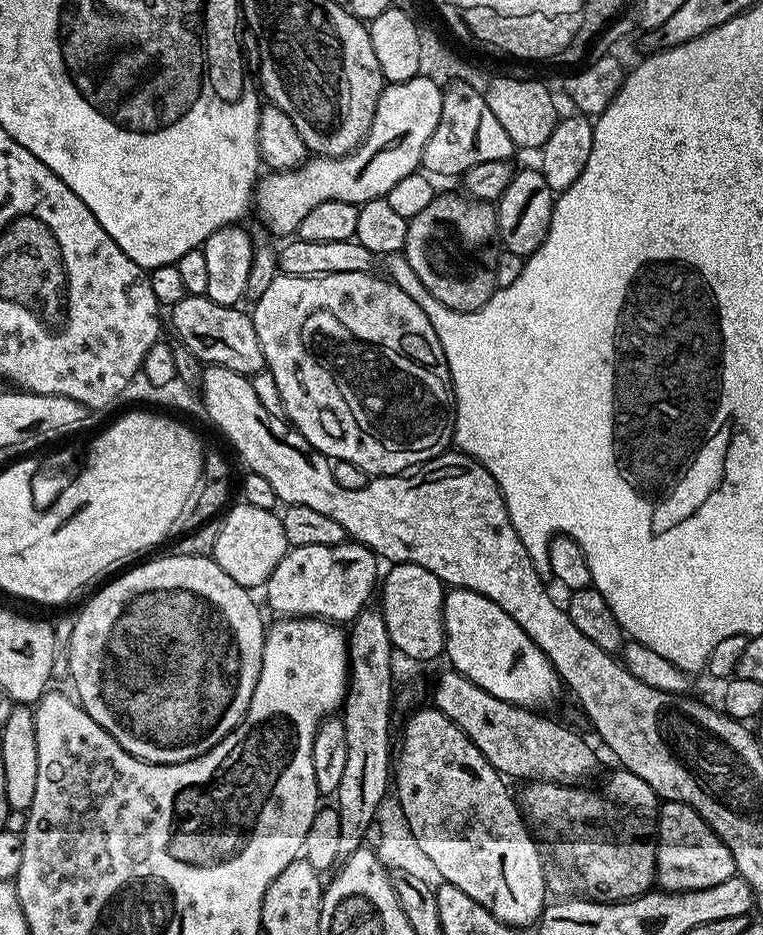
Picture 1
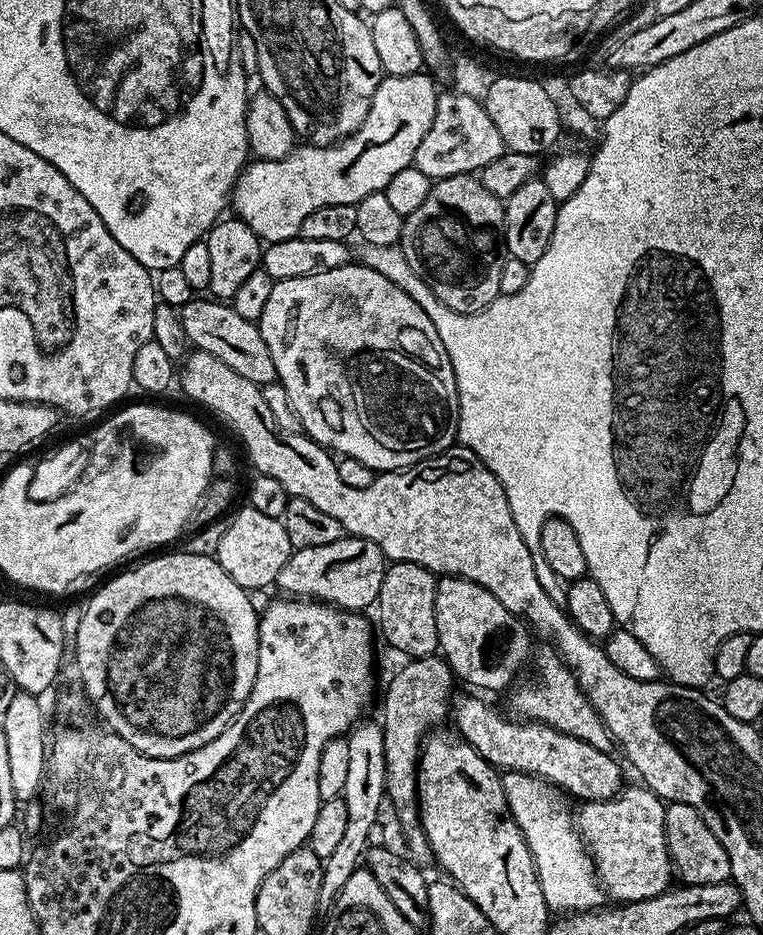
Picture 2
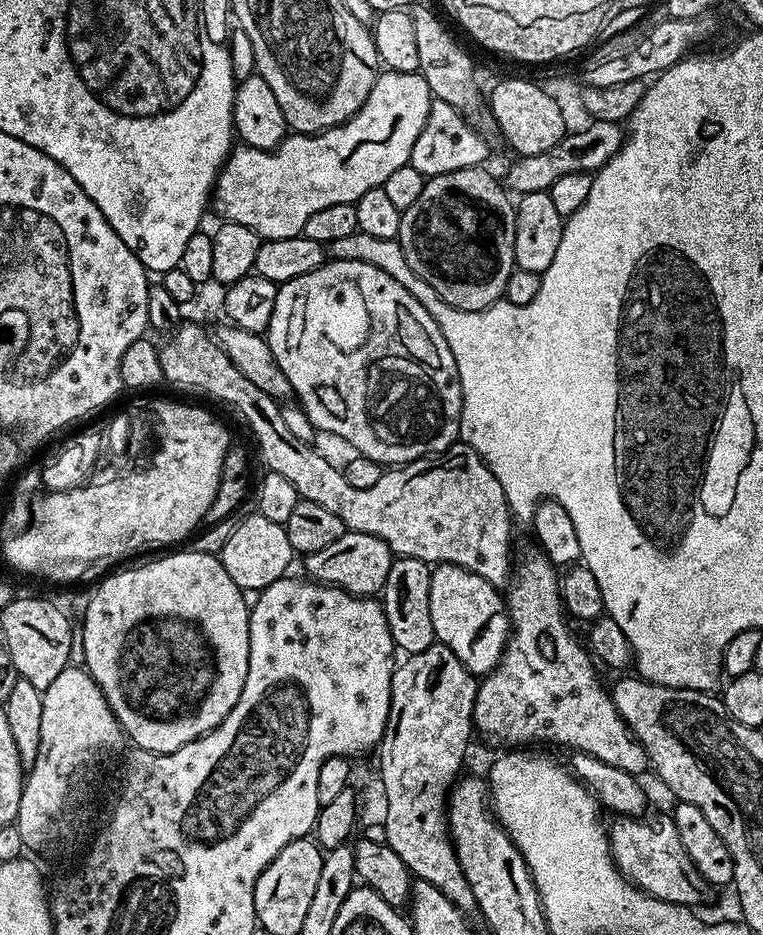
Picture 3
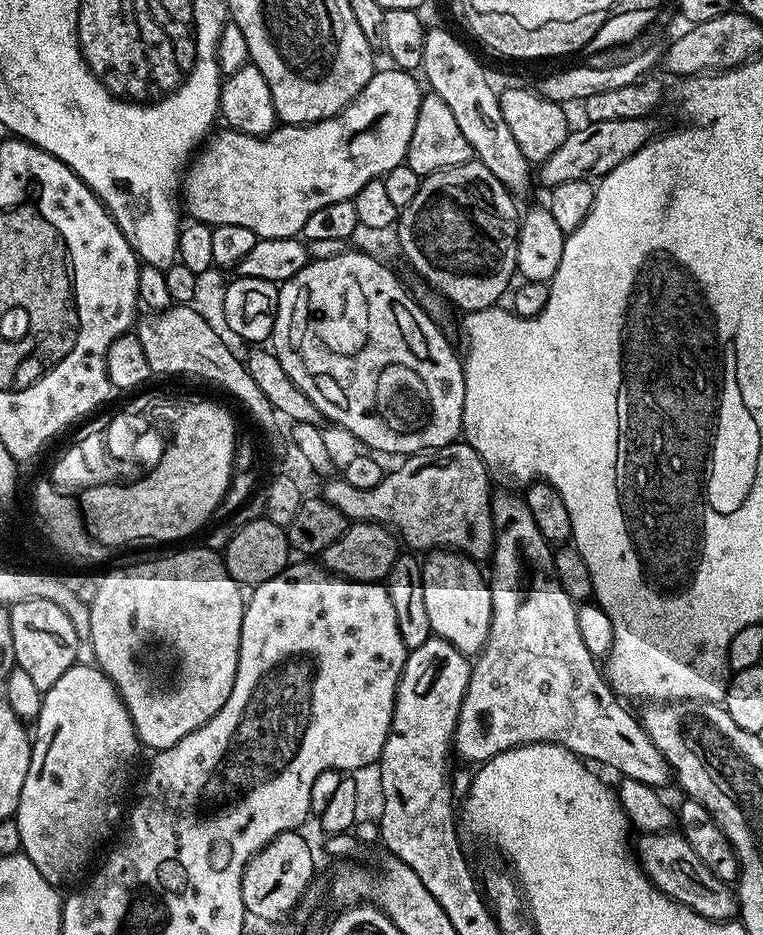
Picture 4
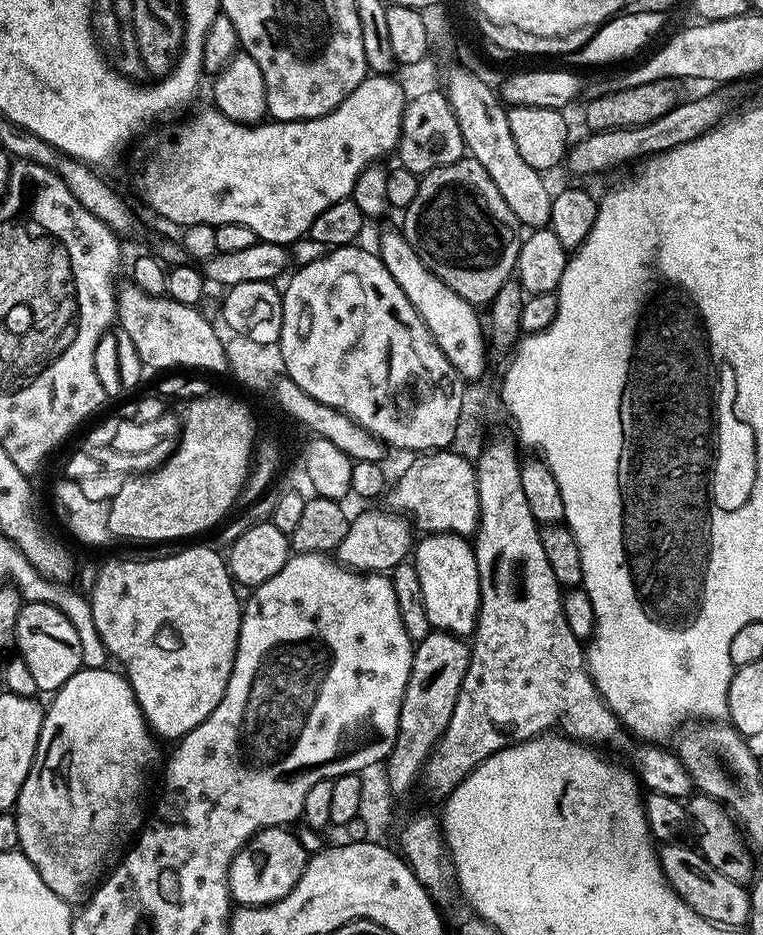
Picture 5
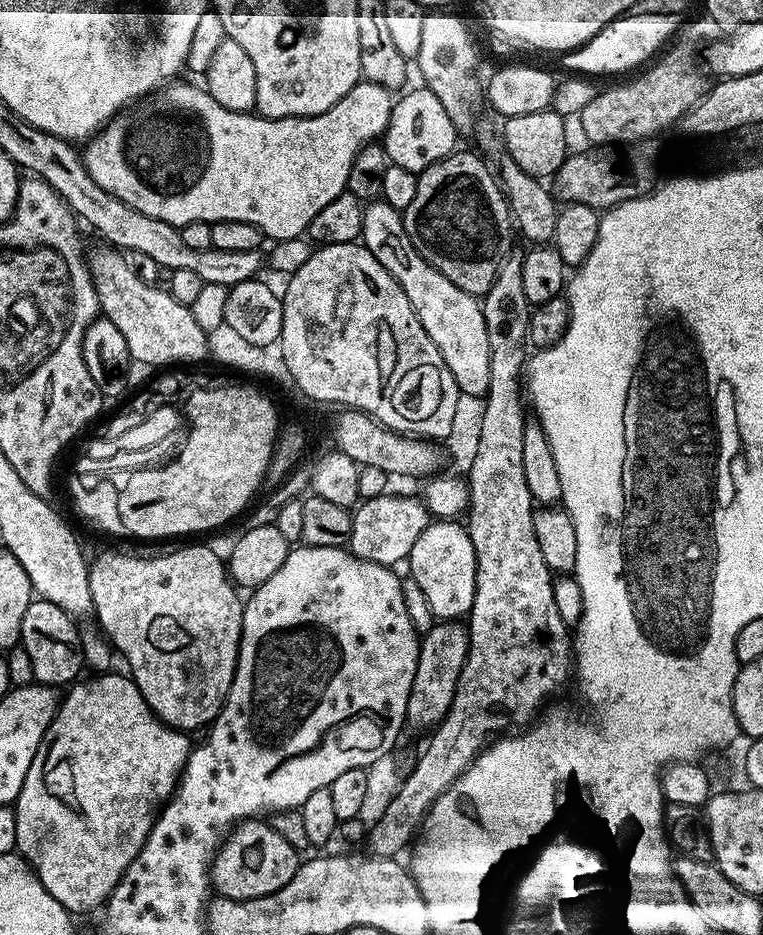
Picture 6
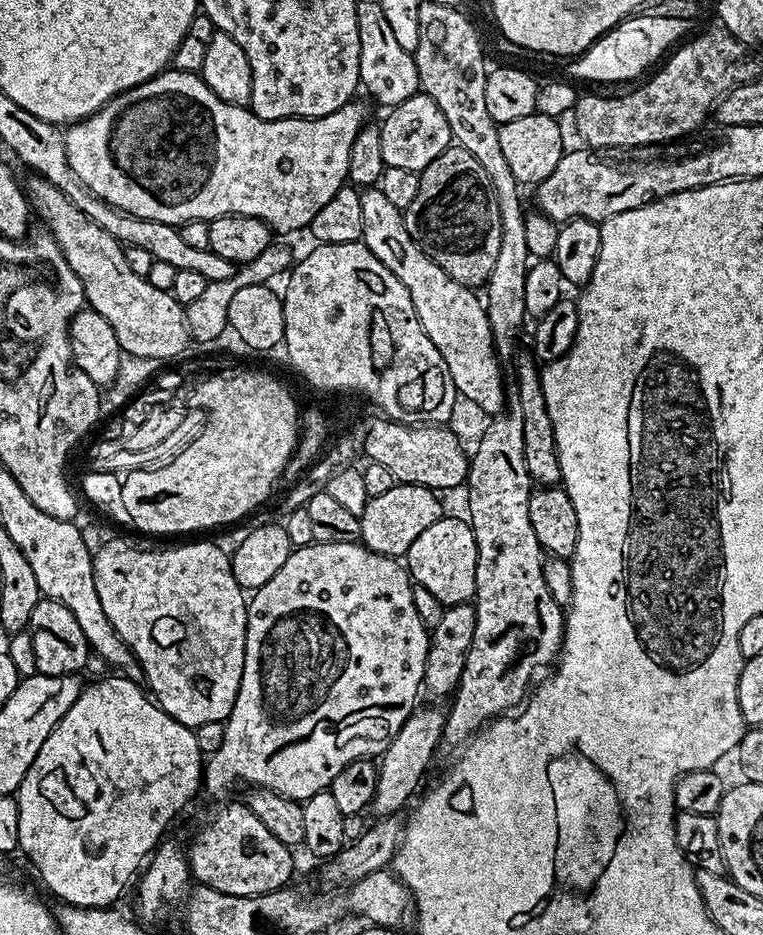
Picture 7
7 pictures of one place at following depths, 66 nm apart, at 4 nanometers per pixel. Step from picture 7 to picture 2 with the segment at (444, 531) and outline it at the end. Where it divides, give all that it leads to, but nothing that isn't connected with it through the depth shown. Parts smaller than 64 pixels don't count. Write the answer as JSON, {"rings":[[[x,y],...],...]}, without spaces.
{"rings":[[[461,576],[437,579],[434,606],[438,618],[439,651],[452,667],[453,677],[460,679],[461,676],[466,683],[476,688],[489,688],[492,692],[507,689],[517,679],[516,671],[523,666],[524,659],[527,656],[529,659],[529,629],[502,606],[490,590]]]}

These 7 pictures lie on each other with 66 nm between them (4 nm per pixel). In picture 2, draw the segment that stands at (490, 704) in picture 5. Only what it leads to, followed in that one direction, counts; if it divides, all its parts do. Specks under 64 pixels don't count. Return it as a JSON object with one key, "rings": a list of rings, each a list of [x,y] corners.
{"rings":[[[551,646],[543,647],[537,652],[535,649],[534,652],[536,677],[526,681],[525,684],[517,683],[507,693],[509,694],[508,704],[516,711],[513,713],[525,721],[545,724],[554,730],[562,730],[562,734],[582,738],[582,742],[590,742],[590,746],[598,746],[598,750],[608,752],[613,747],[614,741],[612,735],[606,730],[602,718],[588,701],[584,691],[578,686],[572,671],[564,665],[556,649]]]}

